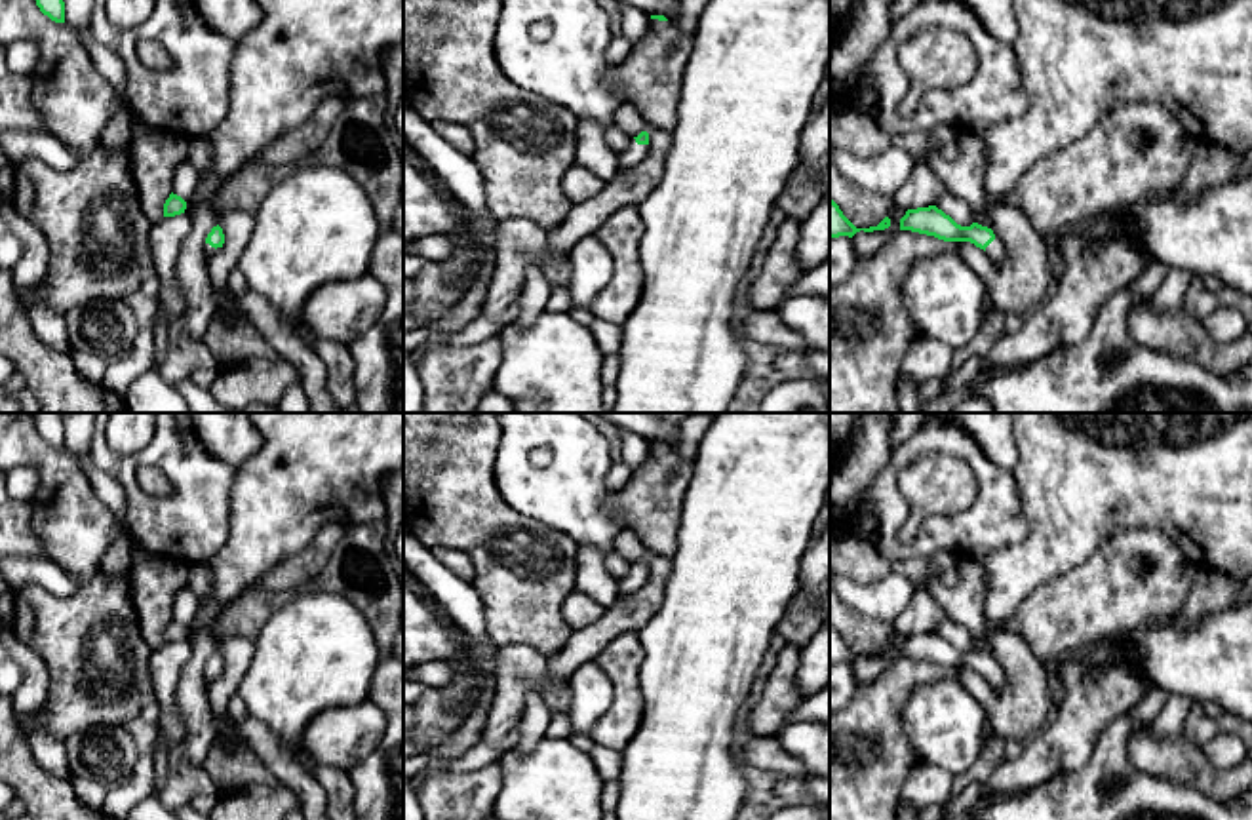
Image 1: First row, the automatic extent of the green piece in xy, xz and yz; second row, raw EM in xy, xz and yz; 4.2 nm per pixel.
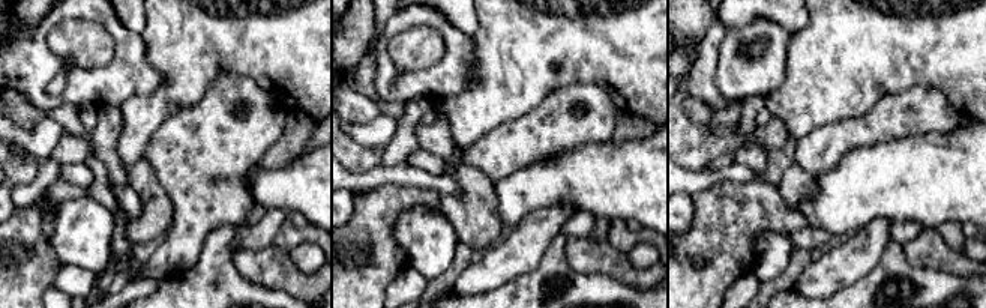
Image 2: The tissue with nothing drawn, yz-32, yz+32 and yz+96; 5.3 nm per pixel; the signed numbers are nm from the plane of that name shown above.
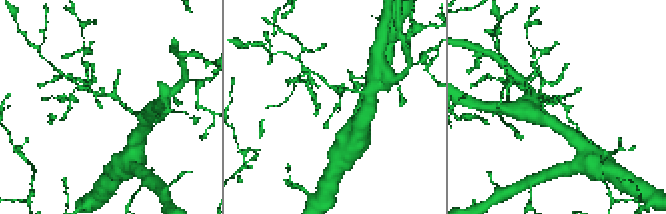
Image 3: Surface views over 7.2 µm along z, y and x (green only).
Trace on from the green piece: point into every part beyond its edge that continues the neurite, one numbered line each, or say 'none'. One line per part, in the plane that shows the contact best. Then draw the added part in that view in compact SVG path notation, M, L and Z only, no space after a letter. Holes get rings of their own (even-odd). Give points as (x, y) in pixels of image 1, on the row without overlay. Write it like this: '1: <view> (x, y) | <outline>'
1: xz (636, 579) | M632 563L630 573L622 580L618 580L618 599L639 590L647 582L647 578L649 571L637 571Z

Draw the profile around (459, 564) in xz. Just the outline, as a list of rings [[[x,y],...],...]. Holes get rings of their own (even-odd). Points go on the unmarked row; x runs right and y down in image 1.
[[[432,548],[432,554],[438,561],[441,561],[457,578],[472,580],[476,576],[476,569],[468,556],[453,550],[453,548]]]

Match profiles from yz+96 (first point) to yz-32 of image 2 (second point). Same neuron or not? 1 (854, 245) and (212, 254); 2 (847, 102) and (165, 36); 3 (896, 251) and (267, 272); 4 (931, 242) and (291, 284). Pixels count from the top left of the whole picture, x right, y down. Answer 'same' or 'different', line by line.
1: different
2: same
3: different
4: same

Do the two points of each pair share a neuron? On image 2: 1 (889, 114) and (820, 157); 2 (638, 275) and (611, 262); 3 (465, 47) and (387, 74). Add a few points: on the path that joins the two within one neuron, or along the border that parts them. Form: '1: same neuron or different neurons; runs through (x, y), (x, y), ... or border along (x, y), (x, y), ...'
1: same neuron; runs through (872, 128), (836, 140)
2: same neuron; runs through (632, 275), (617, 265)
3: same neuron; runs through (446, 66), (432, 80), (407, 80)

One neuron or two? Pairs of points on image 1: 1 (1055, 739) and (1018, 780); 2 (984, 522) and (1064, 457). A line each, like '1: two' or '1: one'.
1: one
2: two

